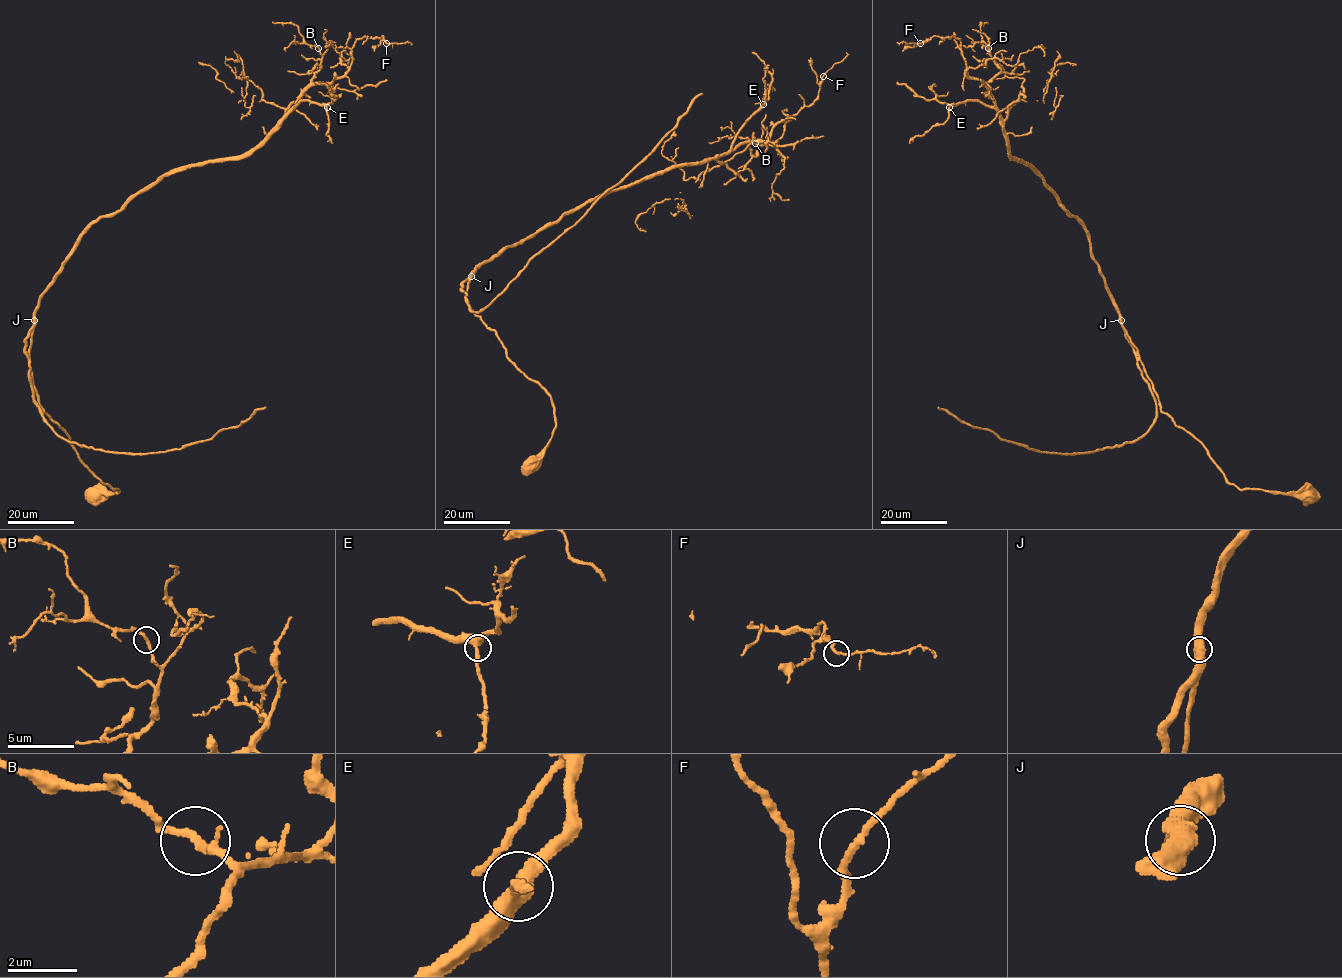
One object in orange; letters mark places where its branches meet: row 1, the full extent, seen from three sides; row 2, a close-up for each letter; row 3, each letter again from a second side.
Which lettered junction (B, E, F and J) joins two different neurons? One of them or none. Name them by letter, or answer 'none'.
none

